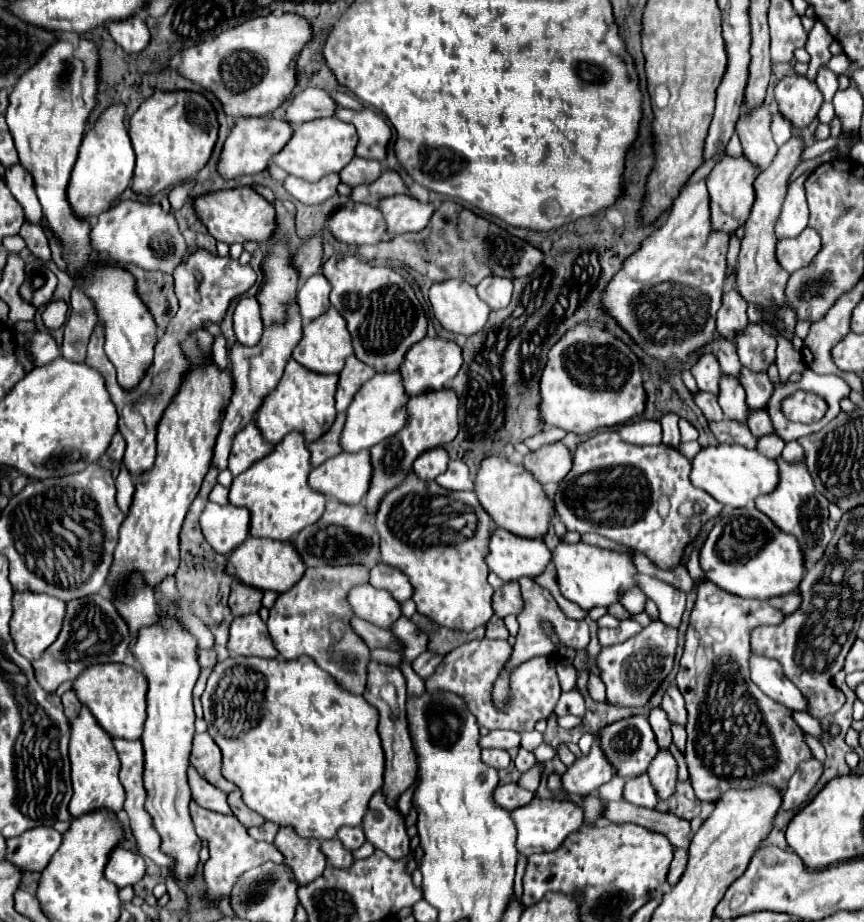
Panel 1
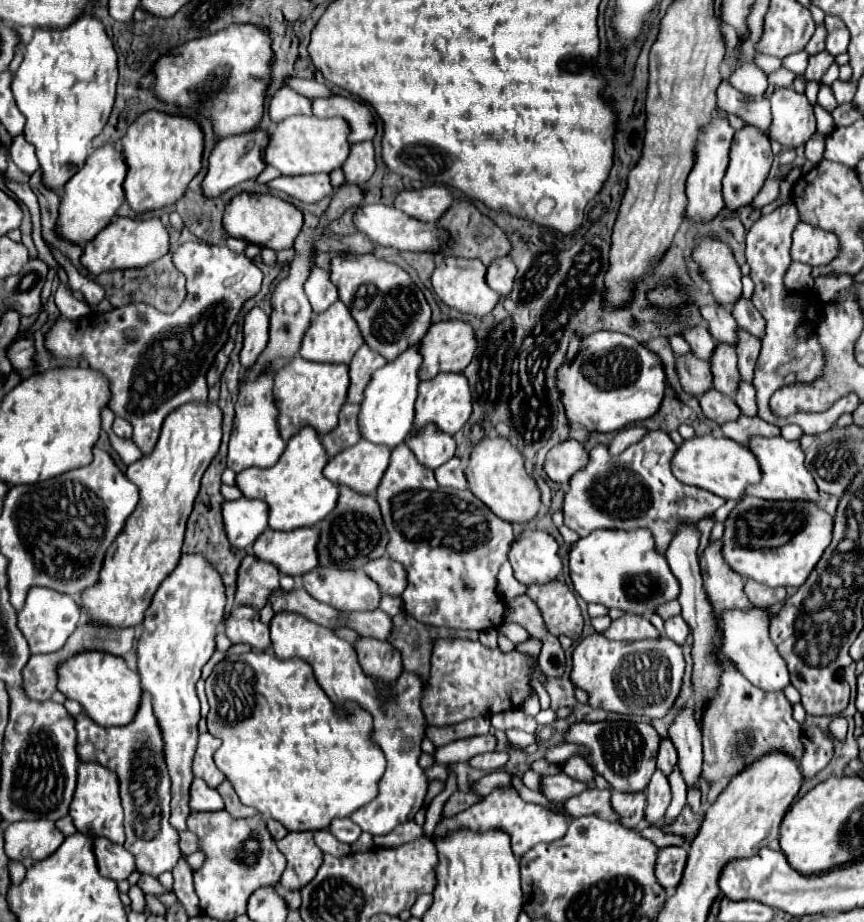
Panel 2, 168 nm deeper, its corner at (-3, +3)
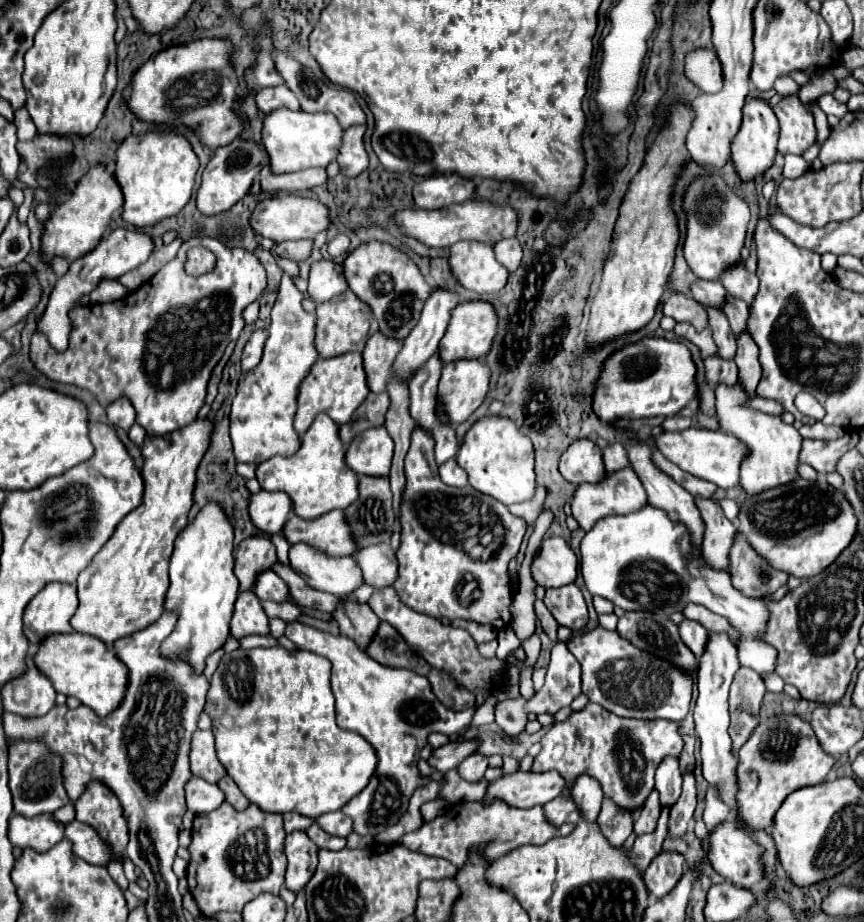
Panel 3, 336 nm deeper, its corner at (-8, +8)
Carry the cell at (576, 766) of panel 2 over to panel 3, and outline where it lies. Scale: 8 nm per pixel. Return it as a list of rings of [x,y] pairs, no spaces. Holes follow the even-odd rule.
[[[580,774],[572,786],[572,798],[584,810],[586,820],[596,820],[600,814],[600,806],[604,800],[604,792],[600,782],[596,782],[588,774]]]

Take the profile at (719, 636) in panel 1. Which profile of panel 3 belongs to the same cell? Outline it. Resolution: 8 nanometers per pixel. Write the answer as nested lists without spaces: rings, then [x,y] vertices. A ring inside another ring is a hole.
[[[696,498],[706,534],[702,540],[702,554],[706,566],[730,574],[730,548],[736,538],[736,526],[724,516],[722,508],[714,500]]]

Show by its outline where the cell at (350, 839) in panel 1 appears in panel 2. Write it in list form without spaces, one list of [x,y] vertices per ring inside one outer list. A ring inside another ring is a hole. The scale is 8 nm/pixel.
[[[333,819],[329,831],[331,831],[331,835],[335,835],[335,839],[339,839],[341,843],[347,843],[347,845],[355,843],[361,835],[359,825],[355,825],[351,819]]]

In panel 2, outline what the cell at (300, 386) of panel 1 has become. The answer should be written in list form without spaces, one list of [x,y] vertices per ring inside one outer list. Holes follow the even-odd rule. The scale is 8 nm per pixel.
[[[295,357],[283,365],[275,377],[275,401],[279,407],[279,431],[285,441],[289,441],[301,427],[311,425],[319,435],[329,433],[337,427],[339,411],[347,401],[349,389],[349,367],[347,365],[327,365],[311,363],[301,357]]]

